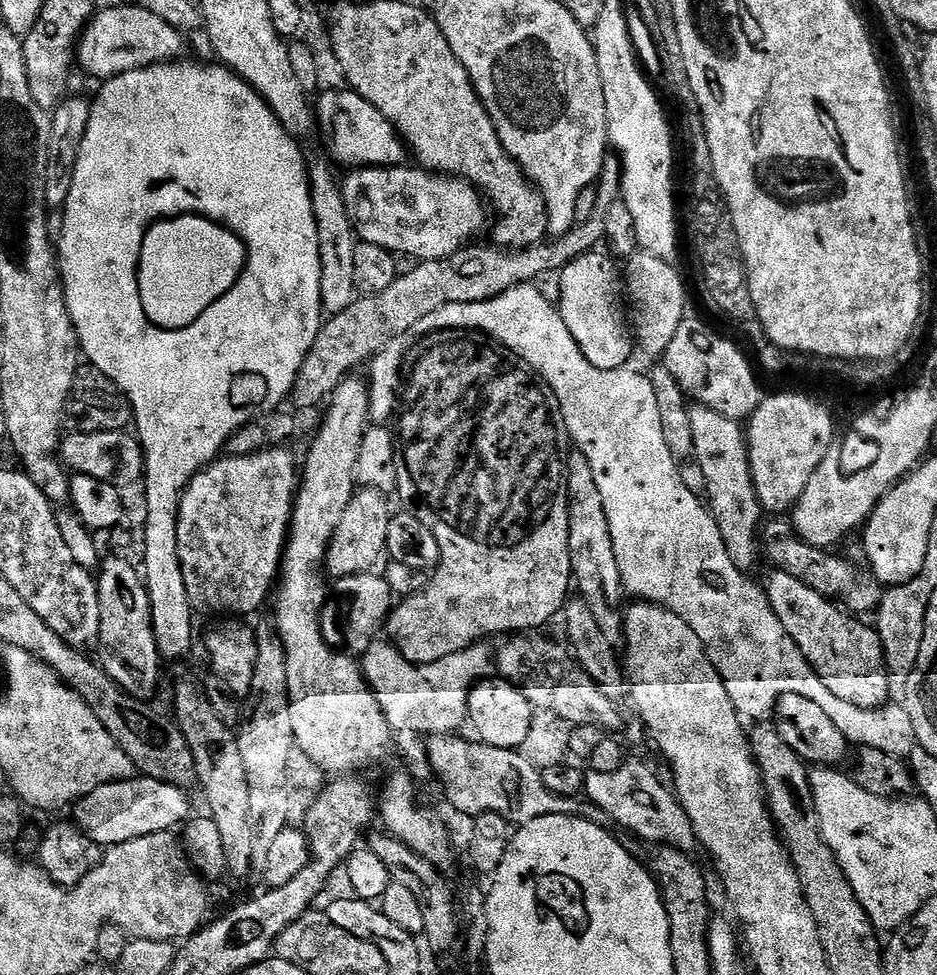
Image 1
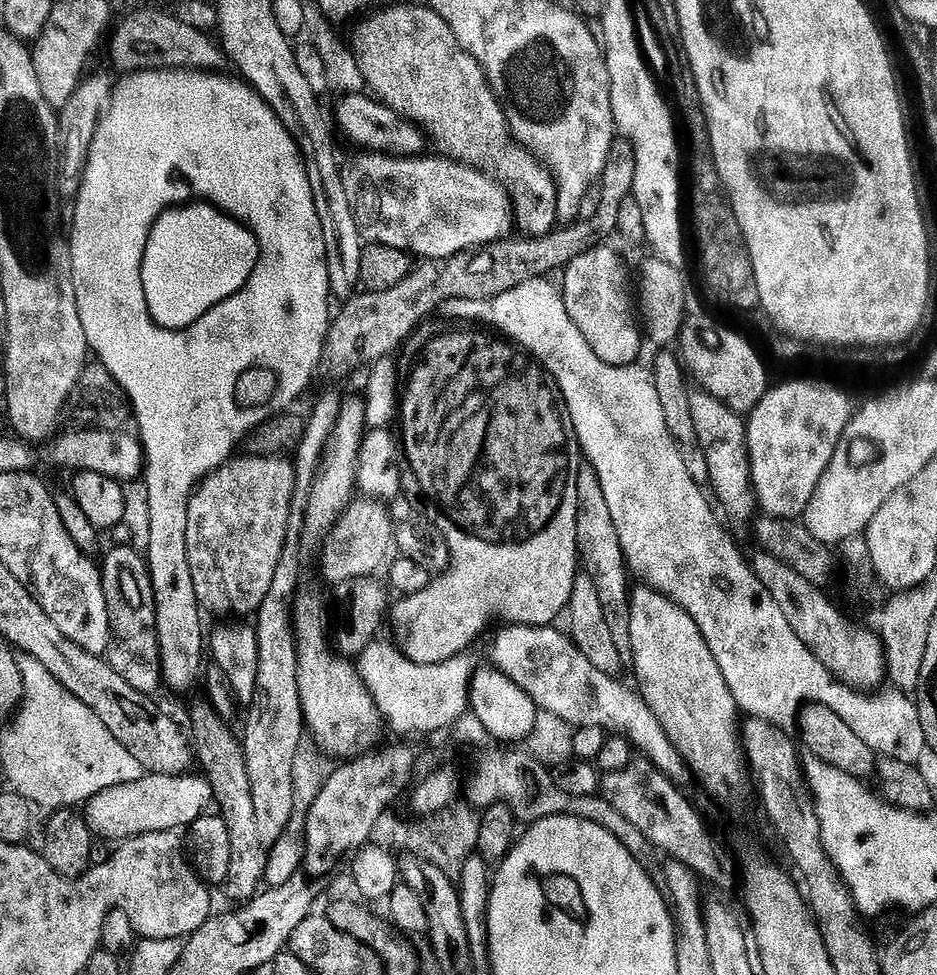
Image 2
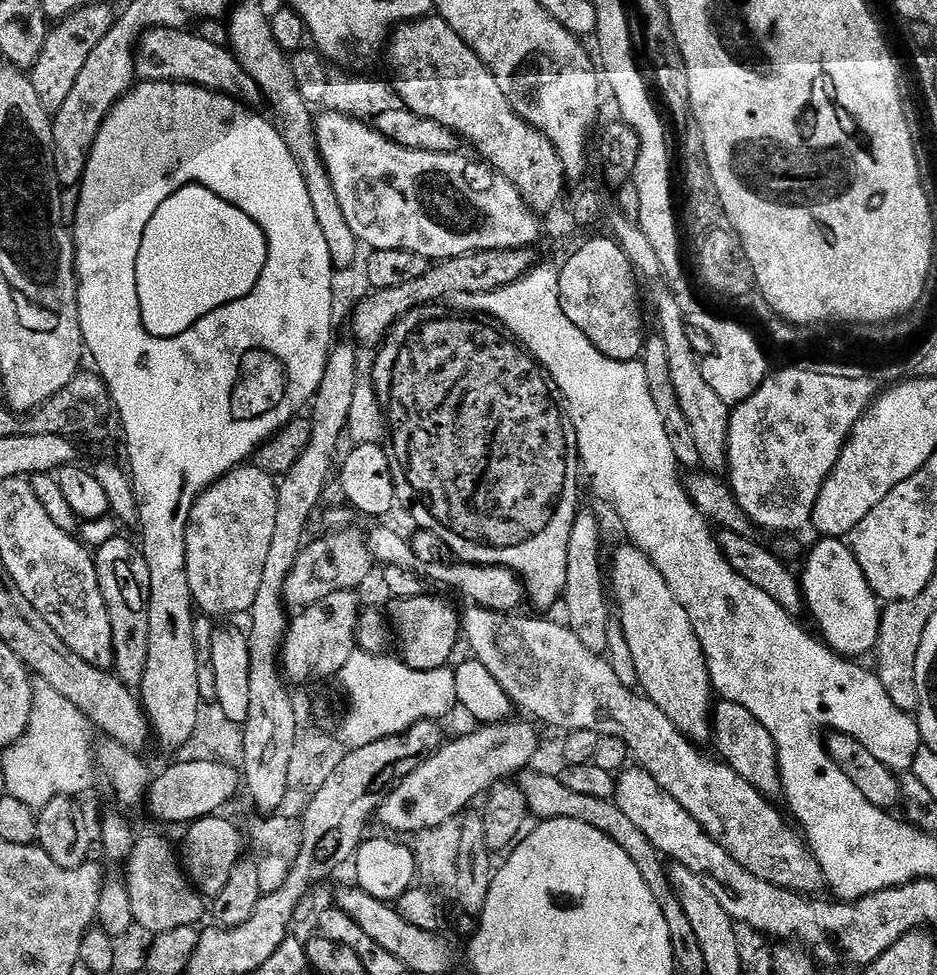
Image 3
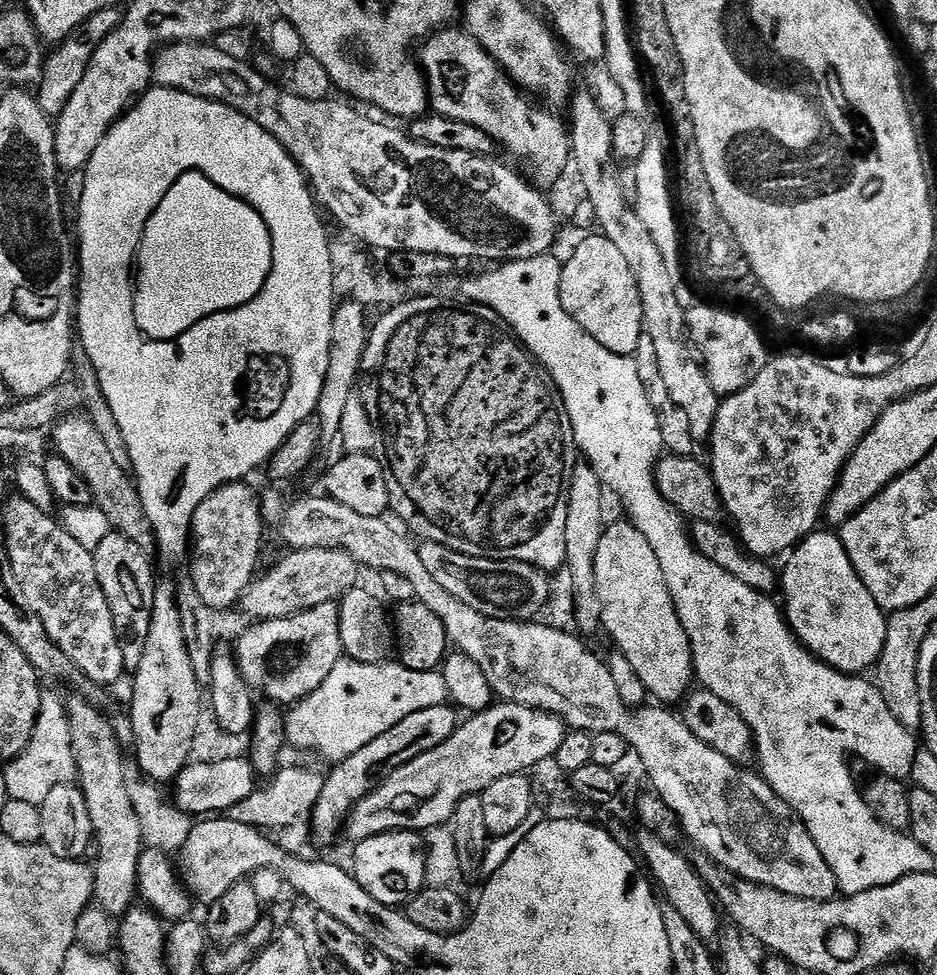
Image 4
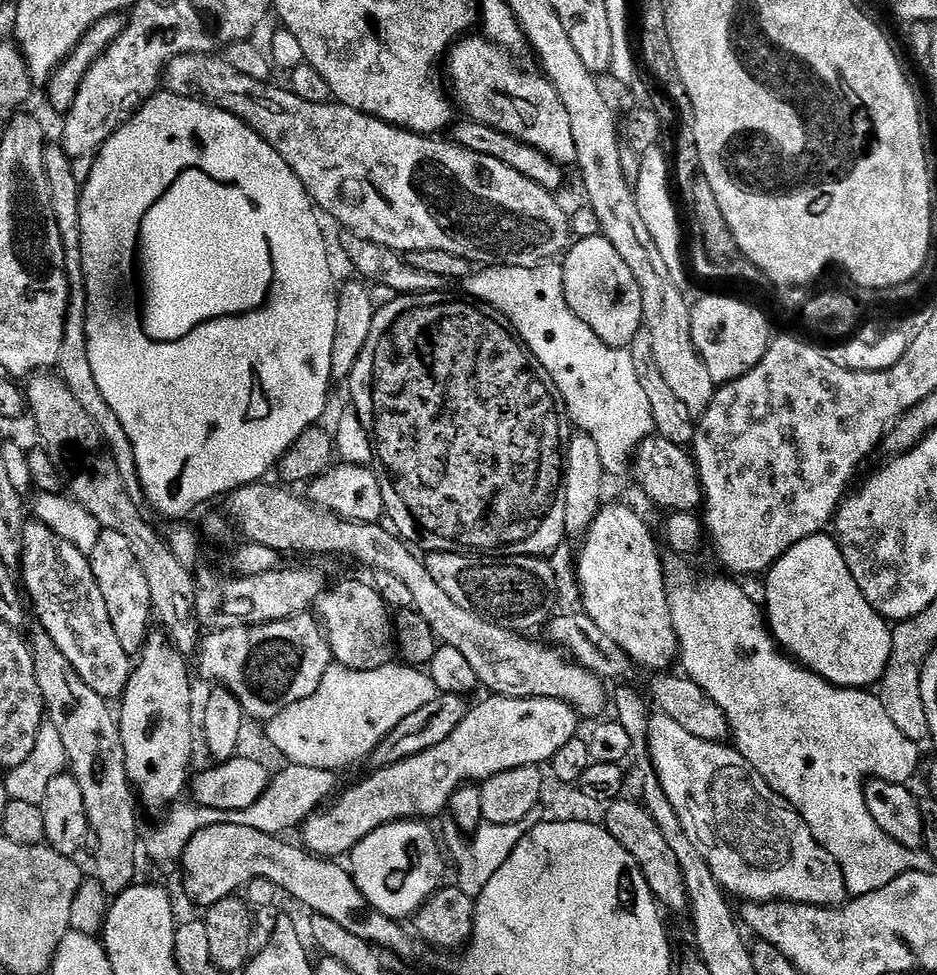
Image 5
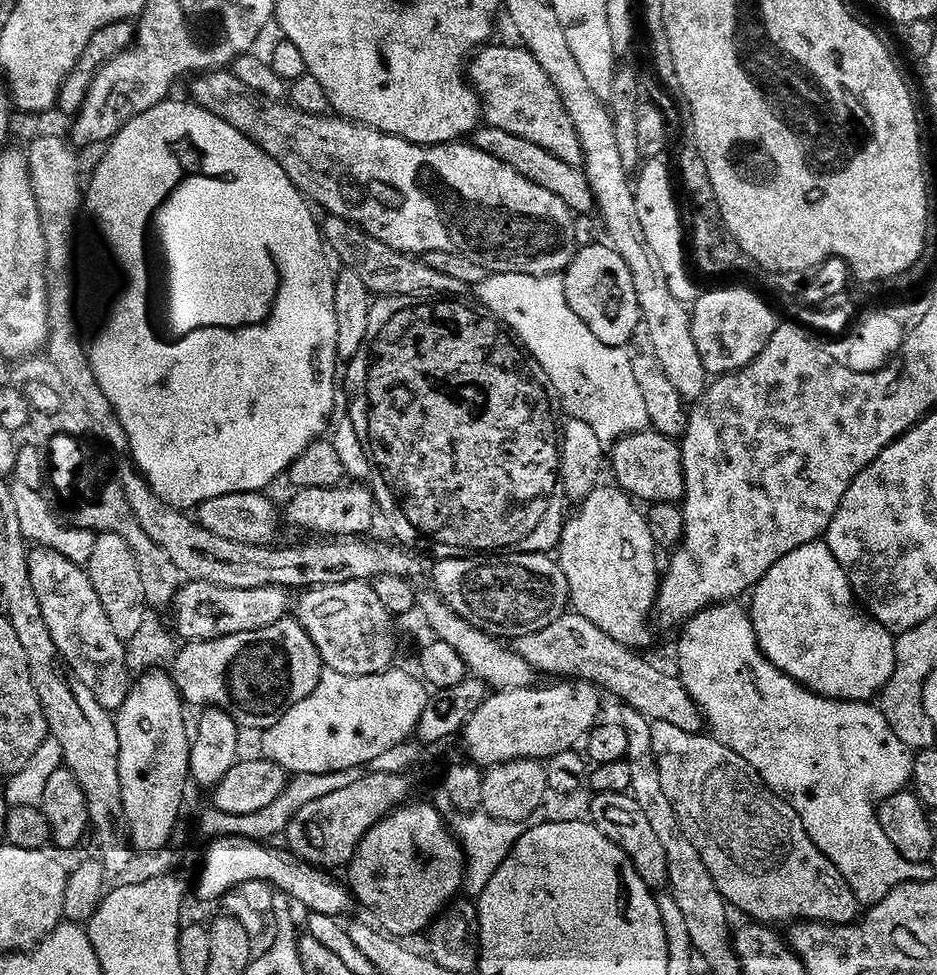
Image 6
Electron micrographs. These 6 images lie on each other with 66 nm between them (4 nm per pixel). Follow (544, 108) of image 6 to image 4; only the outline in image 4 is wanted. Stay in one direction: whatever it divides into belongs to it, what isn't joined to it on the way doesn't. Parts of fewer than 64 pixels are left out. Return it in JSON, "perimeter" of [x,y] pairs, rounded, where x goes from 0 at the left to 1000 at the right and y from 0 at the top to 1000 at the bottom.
{"perimeter":[[[479,27],[463,34],[446,49],[446,65],[453,76],[453,85],[457,88],[460,114],[466,119],[497,125],[518,134],[535,153],[539,152],[544,159],[552,160],[559,167],[558,175],[573,194],[588,195],[597,179],[604,173],[606,165],[610,163],[610,145],[603,124],[601,127],[591,116],[584,115],[589,114],[584,110],[571,111],[567,107],[569,104],[535,72],[528,59],[498,31],[488,29]]]}

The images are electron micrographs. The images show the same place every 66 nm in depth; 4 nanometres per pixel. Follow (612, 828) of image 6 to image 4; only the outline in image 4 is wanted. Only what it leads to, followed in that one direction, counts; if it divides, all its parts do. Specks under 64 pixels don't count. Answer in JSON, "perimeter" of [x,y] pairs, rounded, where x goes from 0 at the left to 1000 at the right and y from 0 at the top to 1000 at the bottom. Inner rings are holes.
{"perimeter":[[[683,851],[683,854],[680,852],[677,857],[678,873],[682,875],[685,882],[685,877],[687,877],[686,885],[689,887],[691,897],[699,904],[702,911],[702,906],[704,906],[703,914],[707,919],[707,914],[709,914],[708,922],[711,926],[719,929],[719,933],[724,933],[724,937],[728,937],[728,942],[732,942],[736,954],[741,954],[741,958],[745,958],[745,962],[749,962],[753,966],[763,965],[771,956],[769,934],[756,910],[752,909],[751,903],[743,895],[742,885],[737,881],[733,882],[720,870],[721,868],[720,865],[708,862],[704,857],[699,857],[698,854],[691,851]],[[689,885],[692,885],[692,890]]]}

